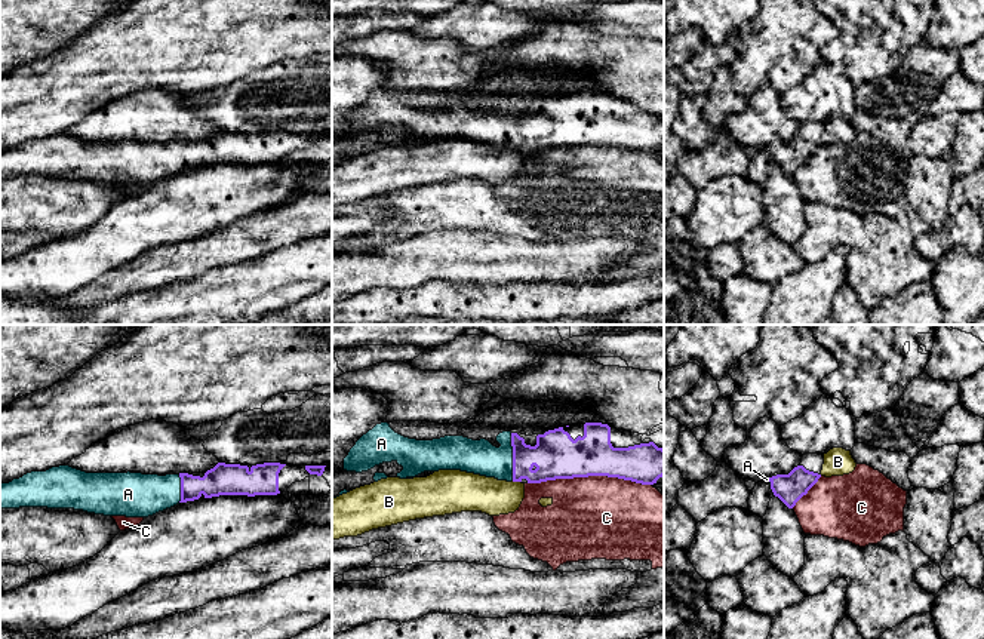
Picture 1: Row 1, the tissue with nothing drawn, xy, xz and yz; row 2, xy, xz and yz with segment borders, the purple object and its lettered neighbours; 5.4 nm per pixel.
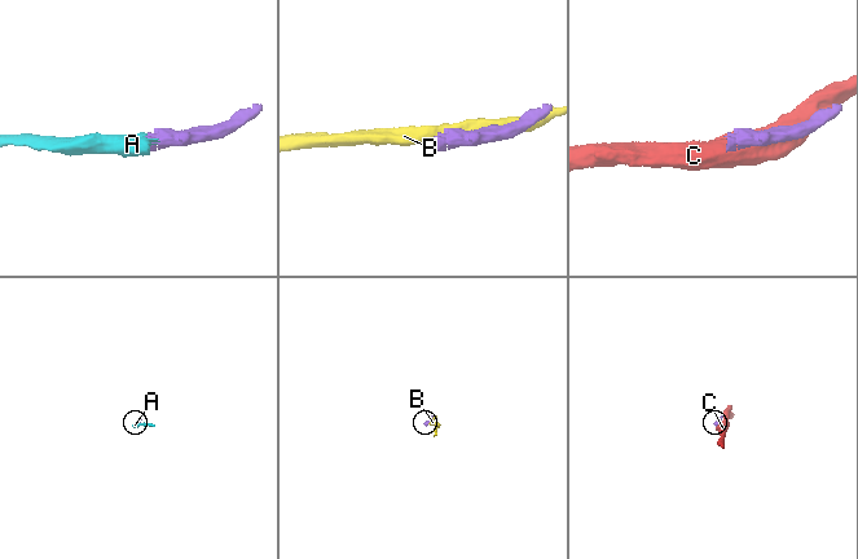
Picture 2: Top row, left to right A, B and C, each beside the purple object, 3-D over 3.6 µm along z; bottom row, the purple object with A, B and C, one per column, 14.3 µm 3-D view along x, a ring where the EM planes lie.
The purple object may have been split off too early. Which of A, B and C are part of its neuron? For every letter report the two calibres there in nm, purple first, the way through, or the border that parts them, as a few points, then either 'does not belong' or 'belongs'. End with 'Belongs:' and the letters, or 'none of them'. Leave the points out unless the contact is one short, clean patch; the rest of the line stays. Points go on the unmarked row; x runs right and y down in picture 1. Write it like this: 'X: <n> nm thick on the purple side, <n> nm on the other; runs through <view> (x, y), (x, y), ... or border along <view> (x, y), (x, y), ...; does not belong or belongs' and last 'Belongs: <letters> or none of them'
A: 260 nm thick on the purple side, 190 nm on the other; runs through xz (556, 123), (513, 125), (480, 125); belongs
B: 240 nm thick on the purple side, 200 nm on the other; does not belong
C: 260 nm thick on the purple side, 440 nm on the other; does not belong
Belongs: A

